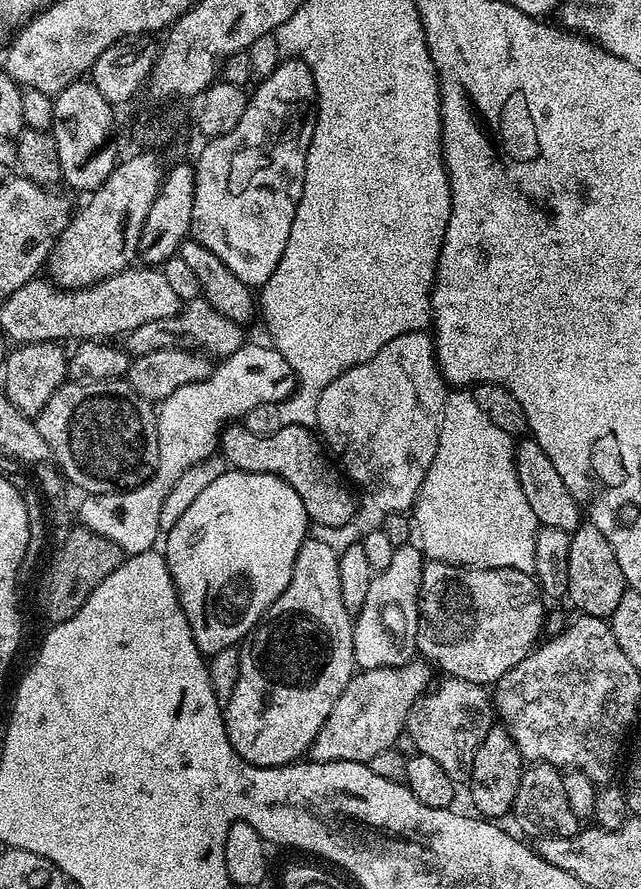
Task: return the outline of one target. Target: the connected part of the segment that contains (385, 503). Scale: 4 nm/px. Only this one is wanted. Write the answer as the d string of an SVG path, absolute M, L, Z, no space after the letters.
M424 330L400 332L398 338L386 342L386 346L382 346L382 350L378 350L378 354L361 359L359 364L354 365L353 368L346 369L342 375L334 378L334 382L330 382L330 386L326 386L326 390L322 390L322 394L318 398L318 414L316 415L315 427L330 452L330 447L332 447L333 453L331 452L331 455L335 457L339 467L346 473L347 479L353 485L361 484L372 495L373 502L381 508L381 513L407 513L415 505L417 498L419 498L422 482L426 478L426 474L430 470L430 462L434 462L434 454L438 450L438 438L440 437L440 427L444 417L444 407L450 403L448 391L450 391L449 385L446 383L444 375L440 373L440 364L436 361L436 341Z

